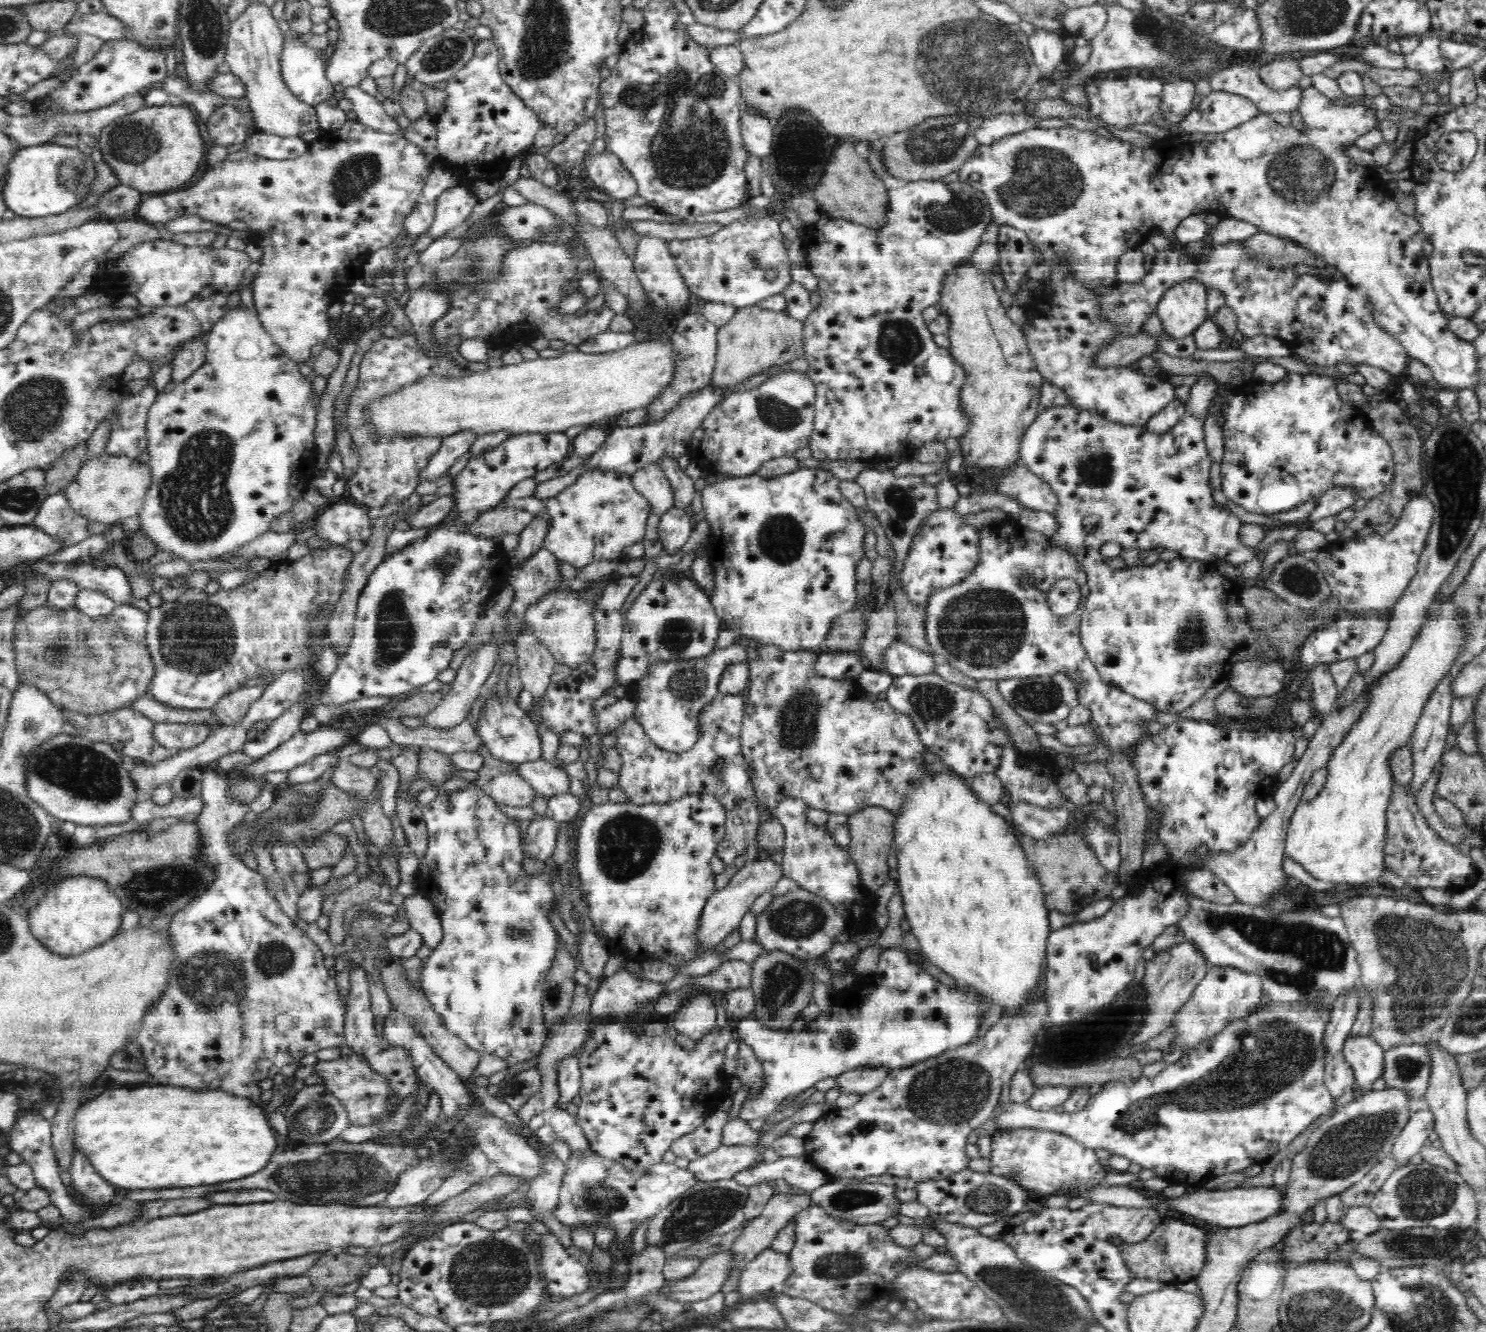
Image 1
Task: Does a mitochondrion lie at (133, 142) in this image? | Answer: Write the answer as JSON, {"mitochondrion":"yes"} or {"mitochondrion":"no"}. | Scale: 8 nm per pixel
{"mitochondrion":"yes"}

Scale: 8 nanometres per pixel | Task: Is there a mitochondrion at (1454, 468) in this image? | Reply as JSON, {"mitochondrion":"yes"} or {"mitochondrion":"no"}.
{"mitochondrion":"yes"}

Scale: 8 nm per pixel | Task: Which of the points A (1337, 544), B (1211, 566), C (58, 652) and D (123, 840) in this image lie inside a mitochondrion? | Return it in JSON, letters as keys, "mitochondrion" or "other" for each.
{"A":"other","B":"other","C":"mitochondrion","D":"other"}

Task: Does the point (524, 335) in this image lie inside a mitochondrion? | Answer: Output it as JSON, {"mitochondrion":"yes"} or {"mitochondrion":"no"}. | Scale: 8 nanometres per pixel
{"mitochondrion":"no"}

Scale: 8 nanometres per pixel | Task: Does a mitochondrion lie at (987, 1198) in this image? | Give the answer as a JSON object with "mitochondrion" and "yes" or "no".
{"mitochondrion":"yes"}

